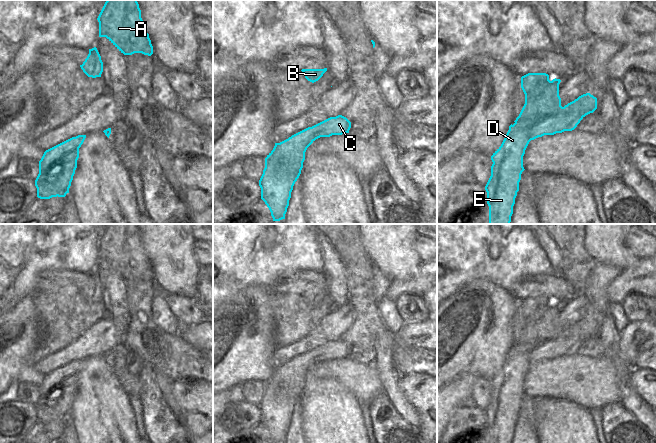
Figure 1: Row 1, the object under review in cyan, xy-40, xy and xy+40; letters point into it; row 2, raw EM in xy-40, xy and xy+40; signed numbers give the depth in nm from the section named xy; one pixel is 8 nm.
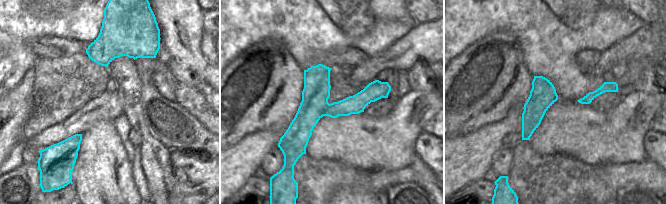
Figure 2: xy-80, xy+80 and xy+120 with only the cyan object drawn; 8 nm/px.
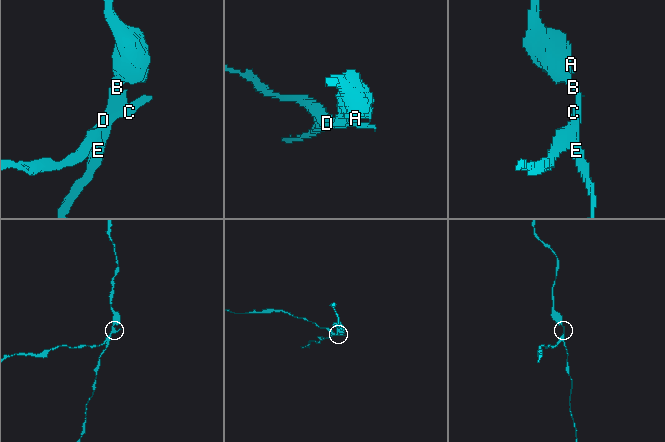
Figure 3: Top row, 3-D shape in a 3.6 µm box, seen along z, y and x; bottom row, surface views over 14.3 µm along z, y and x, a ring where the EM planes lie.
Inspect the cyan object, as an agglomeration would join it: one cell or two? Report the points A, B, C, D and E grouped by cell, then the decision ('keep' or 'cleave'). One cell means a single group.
A B D E / C | cleave

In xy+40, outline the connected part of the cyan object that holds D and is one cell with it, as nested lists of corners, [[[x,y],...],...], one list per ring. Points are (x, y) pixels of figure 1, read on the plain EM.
[[[546,297],[521,301],[525,328],[501,370],[493,377],[491,400],[485,410],[489,443],[511,443],[523,394],[523,380],[531,365],[529,354],[535,345],[560,335],[560,303],[549,304]]]

